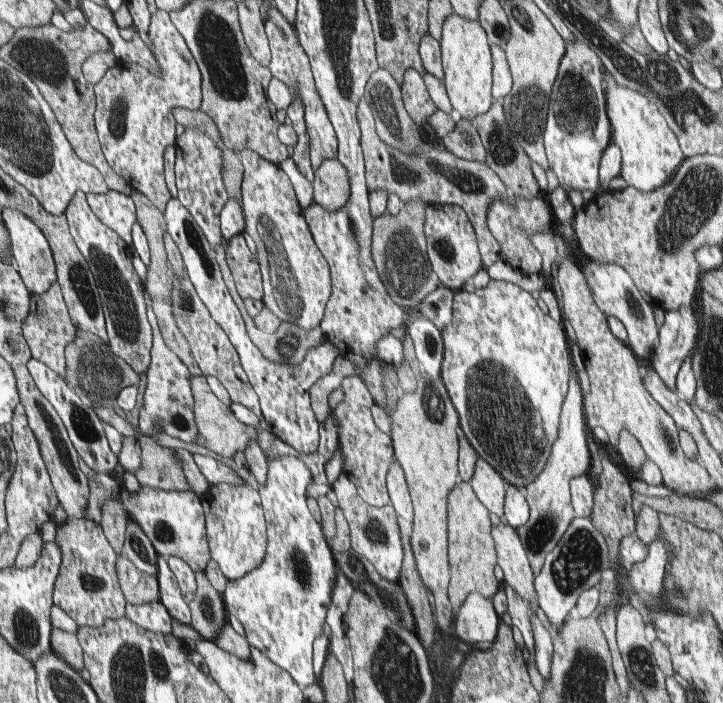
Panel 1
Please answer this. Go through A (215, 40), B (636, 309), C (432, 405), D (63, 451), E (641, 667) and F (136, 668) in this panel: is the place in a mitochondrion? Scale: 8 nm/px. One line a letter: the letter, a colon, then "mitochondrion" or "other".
A: mitochondrion
B: mitochondrion
C: mitochondrion
D: mitochondrion
E: mitochondrion
F: mitochondrion

